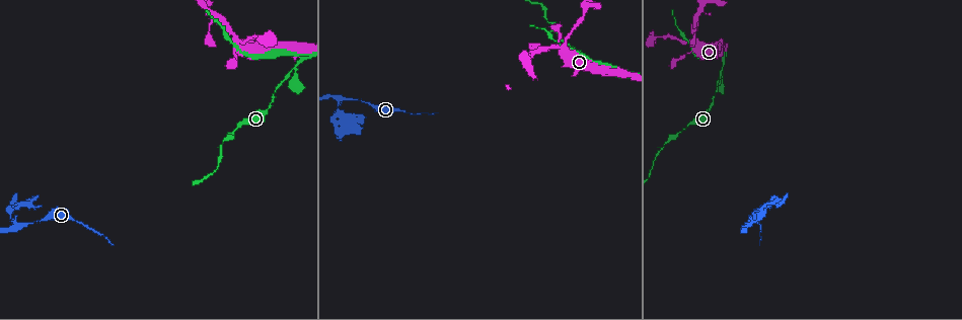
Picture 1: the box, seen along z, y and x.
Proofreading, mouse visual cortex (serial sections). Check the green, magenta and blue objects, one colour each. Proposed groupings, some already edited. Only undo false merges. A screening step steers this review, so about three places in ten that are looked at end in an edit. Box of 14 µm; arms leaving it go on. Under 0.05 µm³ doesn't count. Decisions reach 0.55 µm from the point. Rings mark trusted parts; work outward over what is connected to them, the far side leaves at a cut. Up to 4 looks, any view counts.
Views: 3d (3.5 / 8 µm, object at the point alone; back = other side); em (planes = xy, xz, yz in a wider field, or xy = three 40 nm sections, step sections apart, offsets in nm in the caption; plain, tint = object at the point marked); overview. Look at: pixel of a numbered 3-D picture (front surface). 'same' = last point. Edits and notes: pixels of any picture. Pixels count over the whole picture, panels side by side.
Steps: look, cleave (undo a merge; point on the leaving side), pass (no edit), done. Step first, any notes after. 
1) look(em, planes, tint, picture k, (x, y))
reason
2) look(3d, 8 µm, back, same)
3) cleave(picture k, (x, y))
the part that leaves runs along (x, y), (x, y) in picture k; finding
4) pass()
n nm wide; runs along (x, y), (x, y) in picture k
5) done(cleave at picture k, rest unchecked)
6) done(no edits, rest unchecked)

look(3d, 3.5 µm, picture 1, (696, 42))
calibre changes

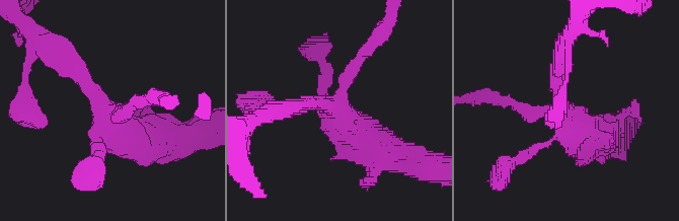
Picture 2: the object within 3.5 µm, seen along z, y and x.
look(em, xy, step 5, tint, picture 2, (105, 109))
4 arms; arms of 150, 200, 250, 600 nm; shape alone is not enough

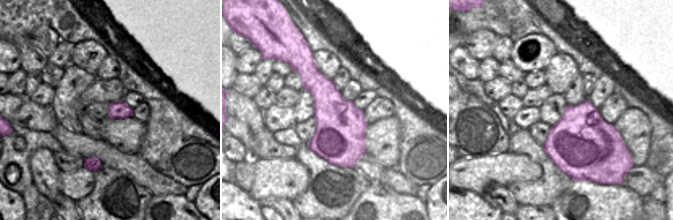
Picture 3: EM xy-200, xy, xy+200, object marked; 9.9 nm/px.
pass()
all the same cell

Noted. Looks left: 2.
look(3d, 3.5 µm, picture 1, (722, 77))

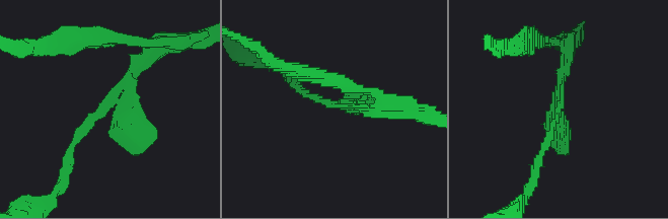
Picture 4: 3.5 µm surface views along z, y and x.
look(em, xy, step 1, tint, picture 4, (117, 112))
need the tissue

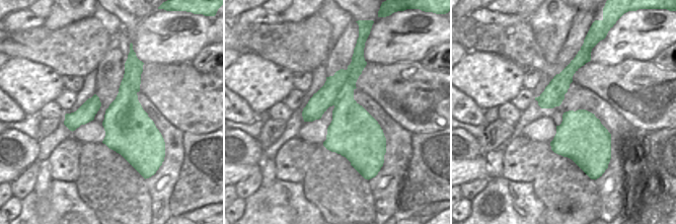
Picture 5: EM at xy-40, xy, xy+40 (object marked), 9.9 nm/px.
cleave(picture 4, (143, 123))
border along (365, 61), (352, 69), (333, 104) in picture 5; two cells meet here

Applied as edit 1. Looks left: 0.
done(cleave at picture 4, rest unchecked)

